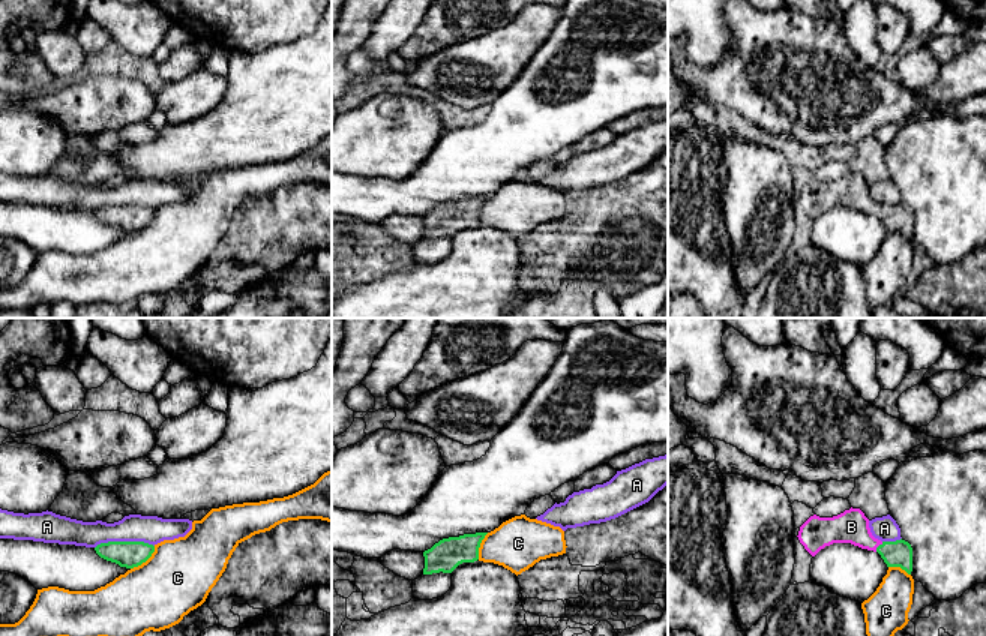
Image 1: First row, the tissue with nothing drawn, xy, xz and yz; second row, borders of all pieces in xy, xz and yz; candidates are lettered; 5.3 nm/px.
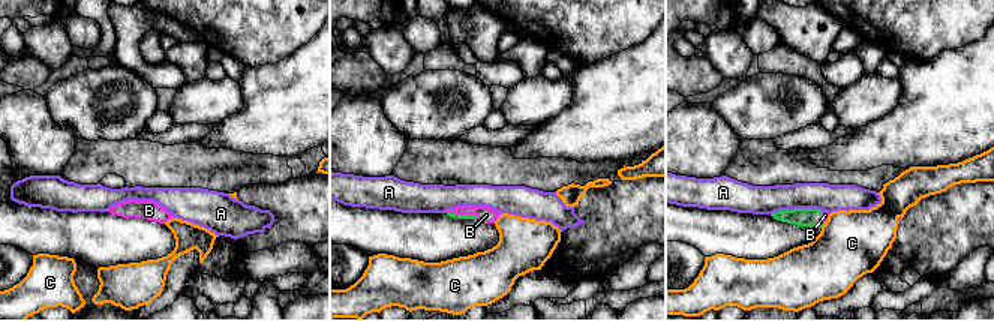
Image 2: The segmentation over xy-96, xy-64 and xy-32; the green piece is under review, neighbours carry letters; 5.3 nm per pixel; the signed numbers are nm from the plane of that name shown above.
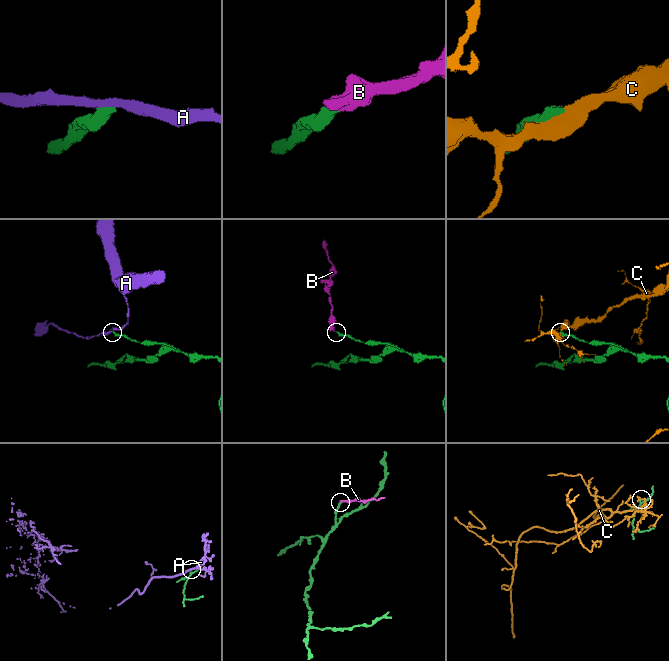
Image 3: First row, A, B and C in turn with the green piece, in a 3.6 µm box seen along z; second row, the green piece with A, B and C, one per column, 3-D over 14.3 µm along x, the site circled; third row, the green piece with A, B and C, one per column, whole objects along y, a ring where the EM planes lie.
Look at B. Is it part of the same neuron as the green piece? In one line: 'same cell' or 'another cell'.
same cell

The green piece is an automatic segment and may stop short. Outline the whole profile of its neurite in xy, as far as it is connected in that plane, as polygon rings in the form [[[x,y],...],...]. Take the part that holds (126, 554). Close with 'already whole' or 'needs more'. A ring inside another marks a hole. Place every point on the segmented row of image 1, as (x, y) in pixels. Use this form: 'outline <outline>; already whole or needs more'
outline [[[108,542],[95,548],[96,554],[120,567],[134,568],[146,562],[155,546],[144,542]]]; already whole

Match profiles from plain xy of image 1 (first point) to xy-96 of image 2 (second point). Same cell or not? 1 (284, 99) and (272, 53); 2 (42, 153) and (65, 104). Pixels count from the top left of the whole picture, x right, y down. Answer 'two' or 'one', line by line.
1: two
2: two

